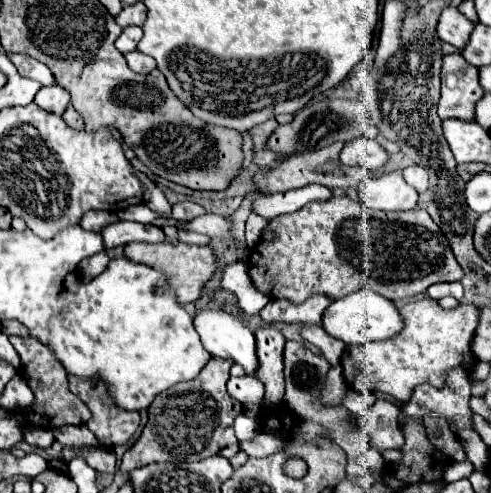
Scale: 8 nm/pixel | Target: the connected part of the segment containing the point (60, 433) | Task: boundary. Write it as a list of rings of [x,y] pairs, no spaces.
[[[62,426],[54,430],[54,436],[59,443],[70,448],[102,448],[96,434],[92,434],[86,426]]]

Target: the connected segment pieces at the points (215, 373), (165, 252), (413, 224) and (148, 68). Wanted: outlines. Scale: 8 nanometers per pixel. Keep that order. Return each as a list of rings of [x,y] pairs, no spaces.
[[[210,358],[198,378],[160,392],[152,400],[152,406],[148,406],[148,422],[140,438],[126,450],[120,470],[132,472],[152,462],[196,462],[216,456],[220,450],[224,450],[226,458],[232,458],[240,450],[232,424],[234,418],[244,412],[244,406],[226,392],[232,364],[234,362],[222,358]]]
[[[130,242],[124,246],[124,256],[134,260],[134,262],[142,262],[148,264],[160,272],[164,272],[170,280],[172,290],[176,290],[178,294],[178,302],[180,304],[192,304],[200,298],[202,288],[206,286],[206,282],[214,276],[216,268],[218,268],[218,256],[212,250],[210,244],[206,246],[196,246],[196,244],[172,244],[172,242],[160,242],[160,244],[146,244],[146,242]]]
[[[332,196],[324,202],[308,202],[298,212],[282,214],[268,226],[274,232],[274,240],[256,244],[250,256],[248,272],[254,286],[268,298],[286,298],[298,304],[318,292],[330,298],[340,298],[352,294],[354,290],[368,288],[384,294],[388,300],[398,300],[418,296],[436,282],[456,282],[464,276],[446,236],[426,210],[420,208],[408,212],[382,212],[364,206],[360,200]]]
[[[138,50],[128,52],[128,54],[124,54],[124,56],[126,56],[126,62],[128,62],[128,66],[130,66],[132,72],[146,74],[146,72],[152,72],[152,70],[156,68],[156,60],[154,60],[152,56],[146,56],[146,54],[138,52]]]

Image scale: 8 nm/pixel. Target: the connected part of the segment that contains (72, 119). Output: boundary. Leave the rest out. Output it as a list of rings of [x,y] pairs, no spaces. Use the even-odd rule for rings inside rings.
[[[68,106],[66,108],[66,112],[62,114],[62,118],[66,120],[66,124],[68,126],[72,126],[72,128],[78,128],[78,130],[82,130],[84,128],[84,120],[82,120],[82,116],[72,108],[72,106]]]

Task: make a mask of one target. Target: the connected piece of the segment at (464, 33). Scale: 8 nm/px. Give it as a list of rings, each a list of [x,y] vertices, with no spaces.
[[[448,6],[440,20],[438,20],[438,36],[448,42],[454,44],[456,48],[464,48],[468,44],[468,38],[474,30],[474,22],[470,22],[458,8]]]

